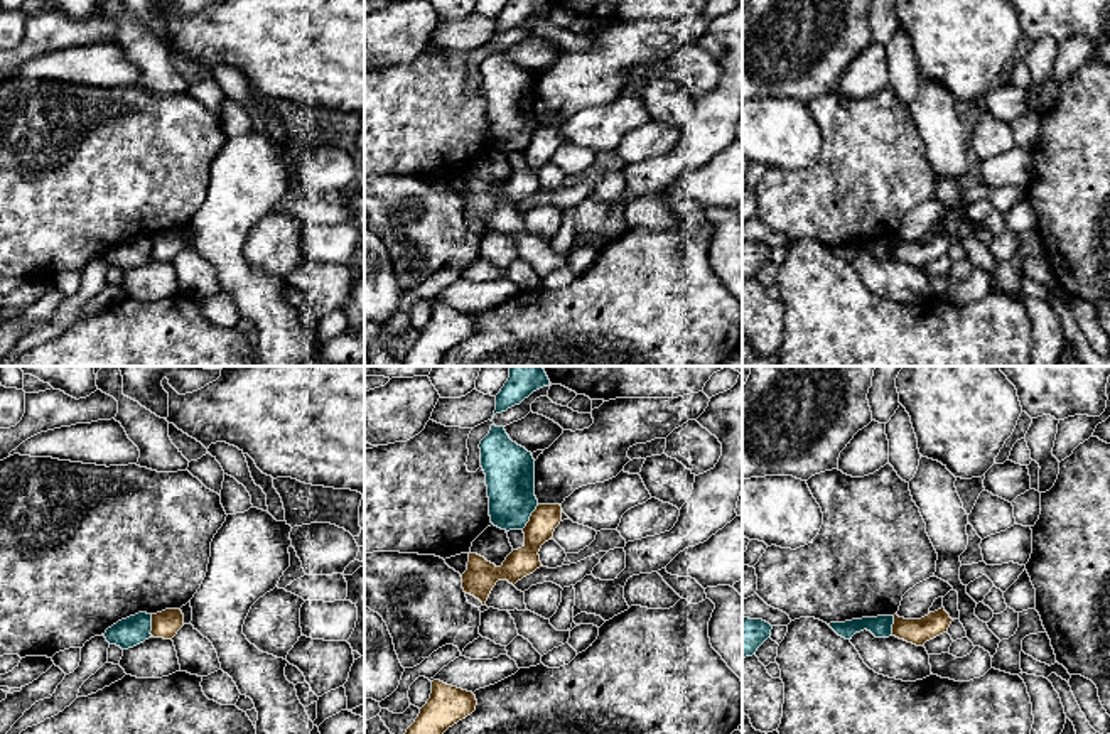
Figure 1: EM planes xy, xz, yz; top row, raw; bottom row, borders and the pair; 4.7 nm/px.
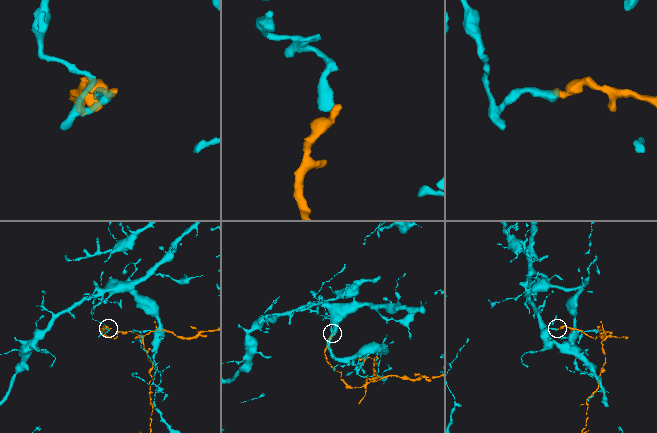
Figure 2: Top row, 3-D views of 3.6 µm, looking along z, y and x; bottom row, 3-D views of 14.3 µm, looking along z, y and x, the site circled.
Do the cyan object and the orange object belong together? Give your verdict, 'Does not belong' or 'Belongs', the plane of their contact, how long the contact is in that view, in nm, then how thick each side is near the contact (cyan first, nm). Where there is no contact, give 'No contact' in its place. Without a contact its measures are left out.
Does not belong. Touches cyan in xz. Shared border 150 nm. Thickness 240 nm (cyan) against 140 nm

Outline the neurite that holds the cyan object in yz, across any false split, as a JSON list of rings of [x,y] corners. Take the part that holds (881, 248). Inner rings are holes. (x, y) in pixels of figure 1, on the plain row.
[[[894,238],[862,240],[845,245],[830,245],[828,248],[842,260],[852,262],[855,255],[870,253],[876,260],[892,258]]]

